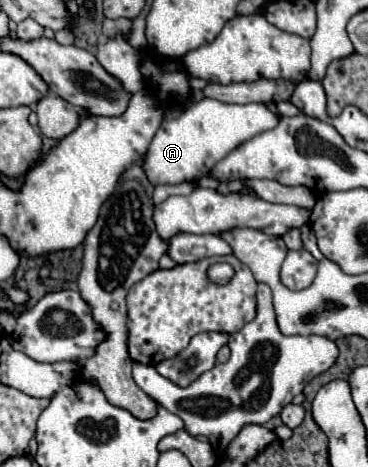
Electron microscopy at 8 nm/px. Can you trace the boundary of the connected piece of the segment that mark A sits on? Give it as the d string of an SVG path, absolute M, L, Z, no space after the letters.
M203 98L187 106L179 118L163 120L143 158L143 170L153 186L195 182L201 176L209 176L211 168L239 144L275 128L277 124L277 114L265 104L225 104L213 98Z

